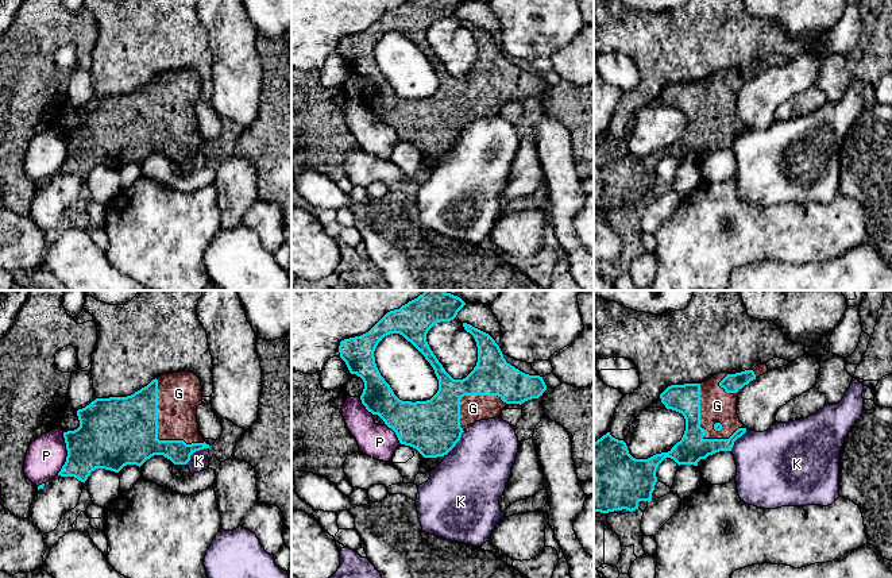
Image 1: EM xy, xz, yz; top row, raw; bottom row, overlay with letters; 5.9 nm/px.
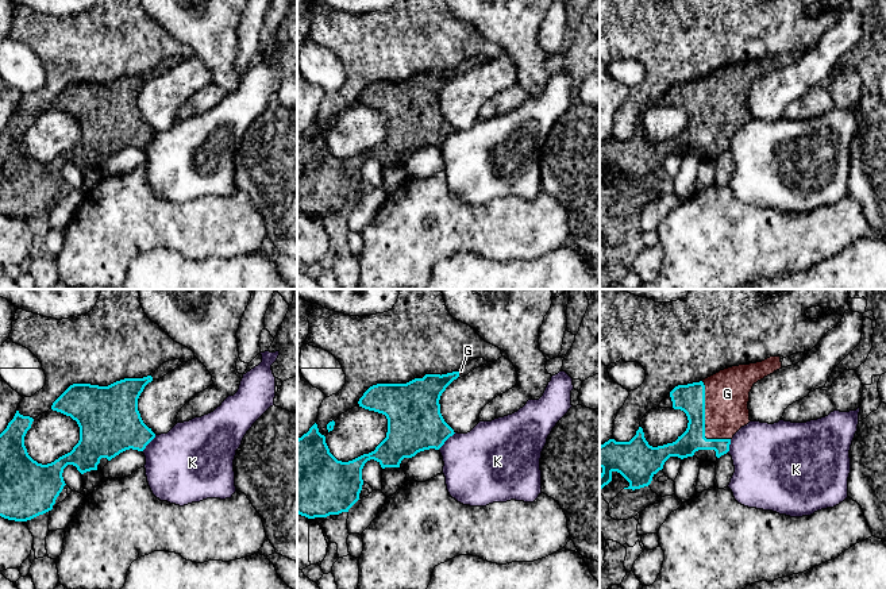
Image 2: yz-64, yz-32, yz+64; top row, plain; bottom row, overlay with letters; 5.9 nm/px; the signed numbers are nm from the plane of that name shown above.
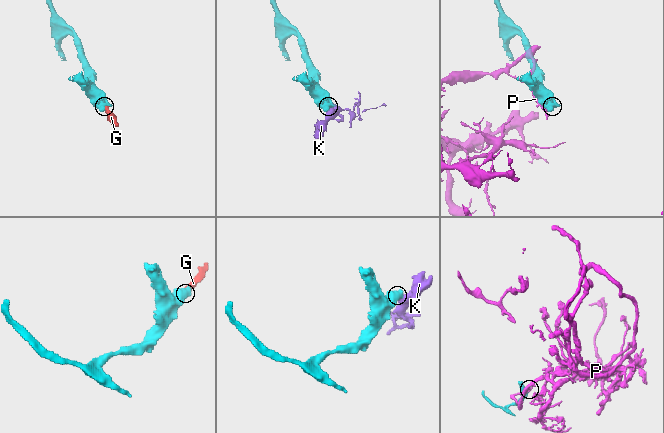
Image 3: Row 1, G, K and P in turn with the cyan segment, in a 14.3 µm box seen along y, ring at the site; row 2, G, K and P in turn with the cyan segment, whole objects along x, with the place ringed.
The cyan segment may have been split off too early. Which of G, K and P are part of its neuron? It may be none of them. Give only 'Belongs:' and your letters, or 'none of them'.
Belongs: G

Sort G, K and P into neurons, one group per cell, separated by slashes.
G / K / P

